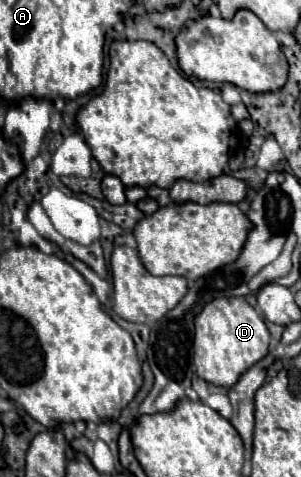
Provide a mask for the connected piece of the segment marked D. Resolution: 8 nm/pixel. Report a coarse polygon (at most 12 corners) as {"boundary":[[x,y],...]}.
{"boundary":[[213,299],[195,317],[197,375],[233,387],[269,351],[243,299]]}

